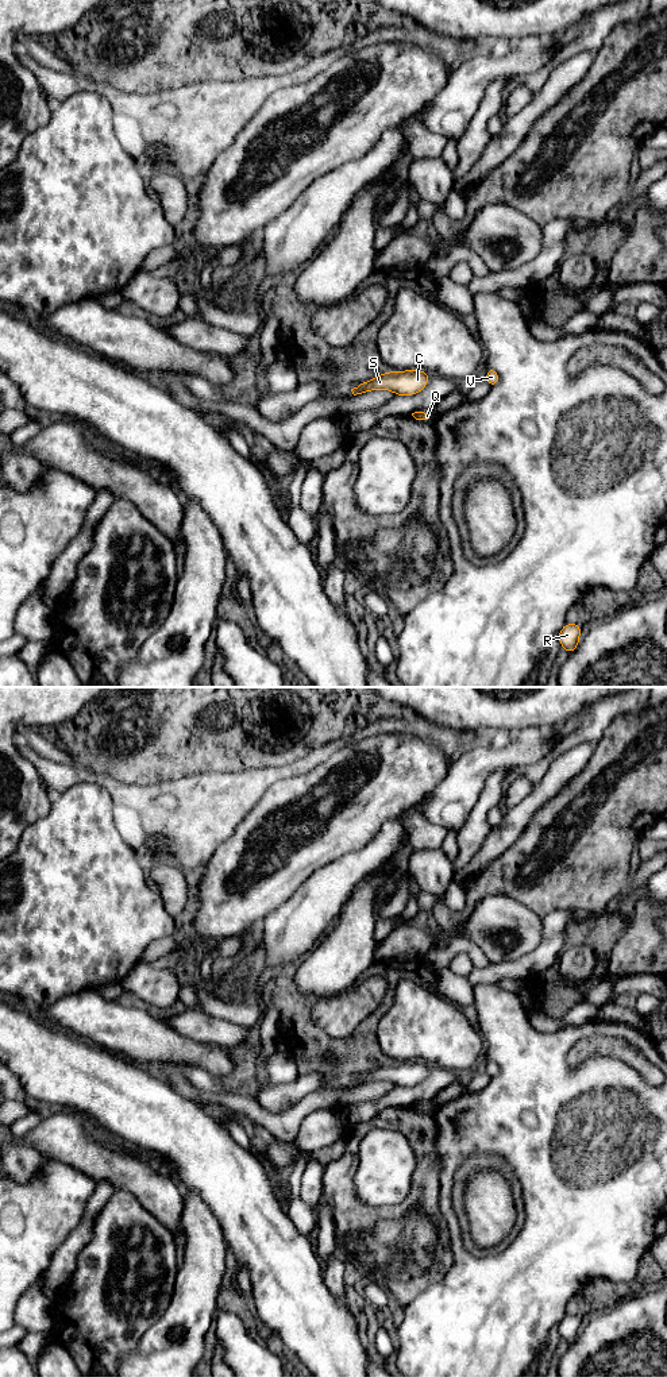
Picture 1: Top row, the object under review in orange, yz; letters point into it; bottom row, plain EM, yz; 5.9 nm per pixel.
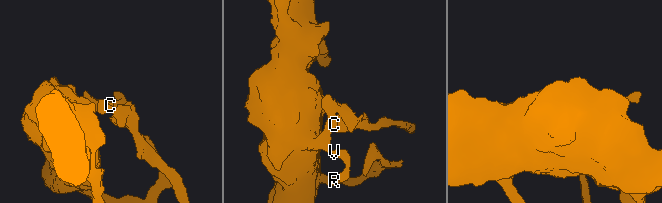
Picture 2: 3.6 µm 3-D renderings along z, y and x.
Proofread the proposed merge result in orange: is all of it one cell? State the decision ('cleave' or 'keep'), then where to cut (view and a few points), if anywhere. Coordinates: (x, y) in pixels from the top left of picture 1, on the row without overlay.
cleave; cut yz (358, 1079), (361, 1084)

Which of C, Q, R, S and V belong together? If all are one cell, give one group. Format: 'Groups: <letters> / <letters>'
Groups: C R S V / Q

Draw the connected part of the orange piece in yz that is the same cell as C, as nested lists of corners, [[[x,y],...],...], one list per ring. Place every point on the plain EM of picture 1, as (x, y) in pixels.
[[[423,1061],[389,1062],[358,1076],[361,1084],[392,1081],[396,1087],[415,1087],[428,1076],[429,1065]]]

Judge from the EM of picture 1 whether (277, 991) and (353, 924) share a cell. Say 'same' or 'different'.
different

